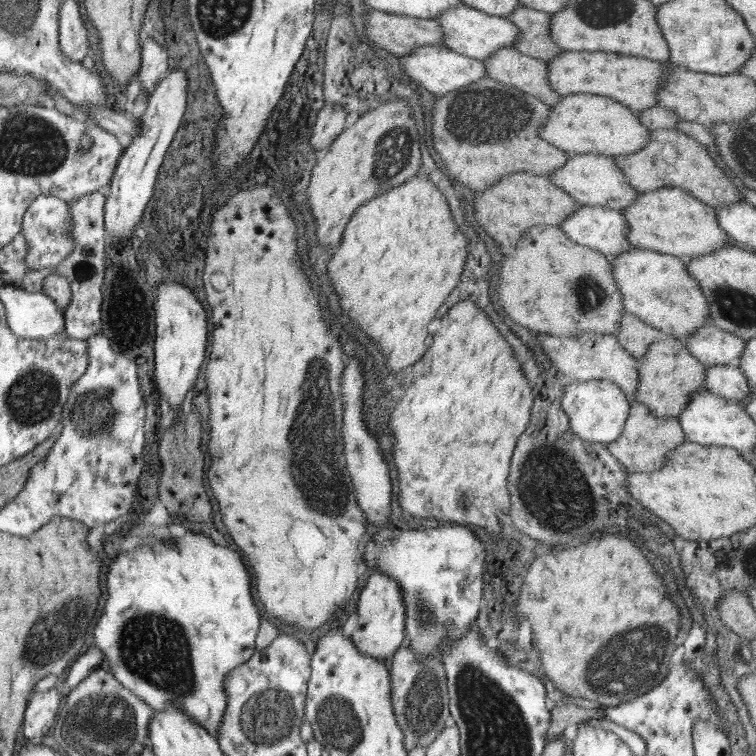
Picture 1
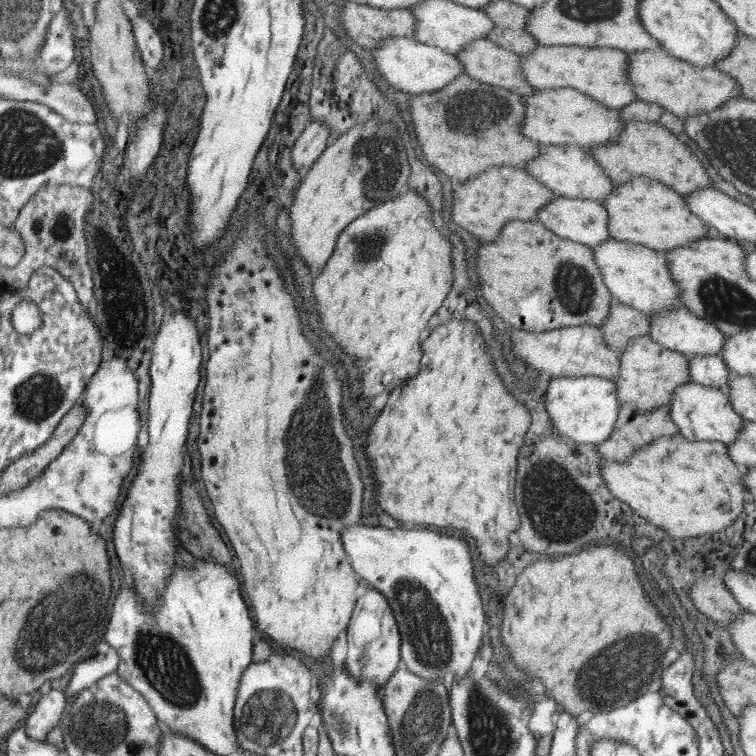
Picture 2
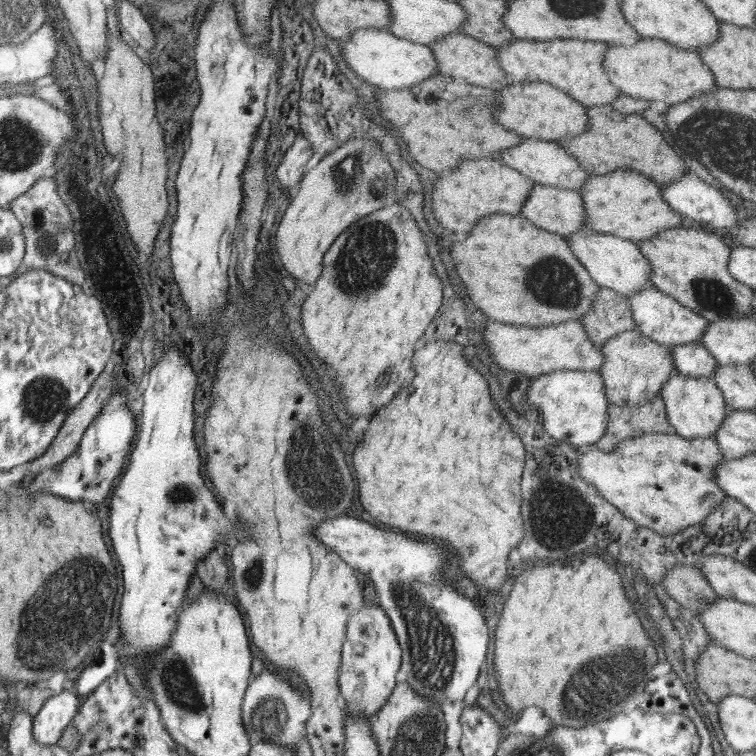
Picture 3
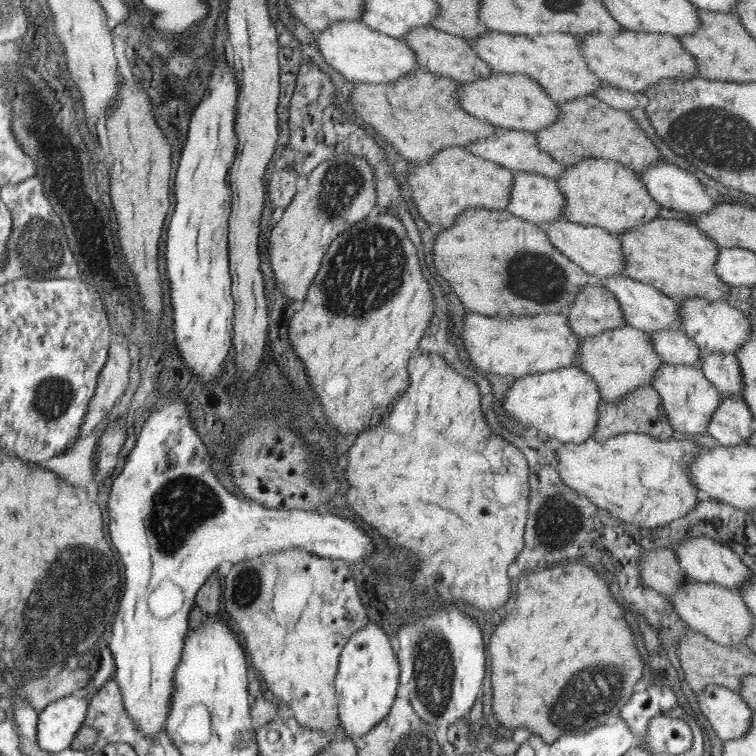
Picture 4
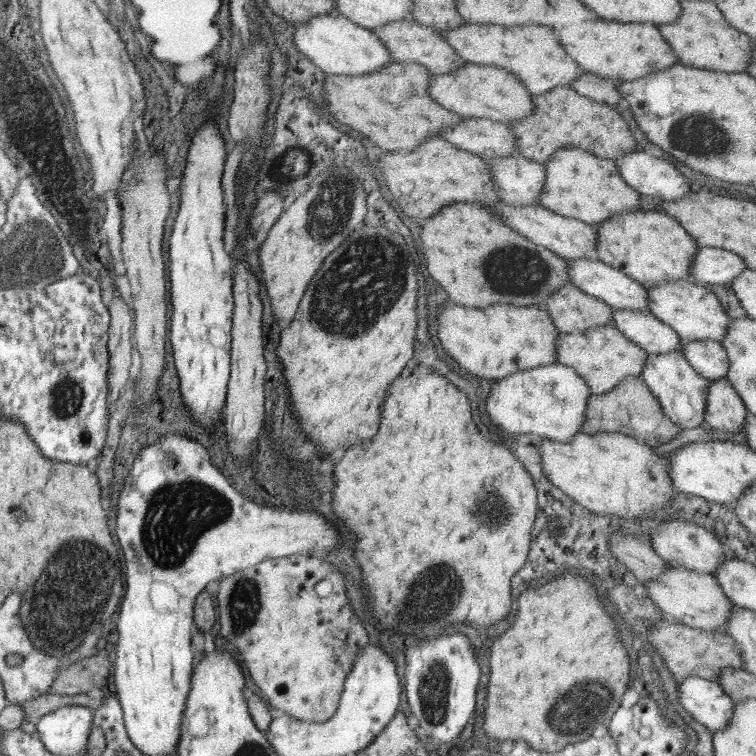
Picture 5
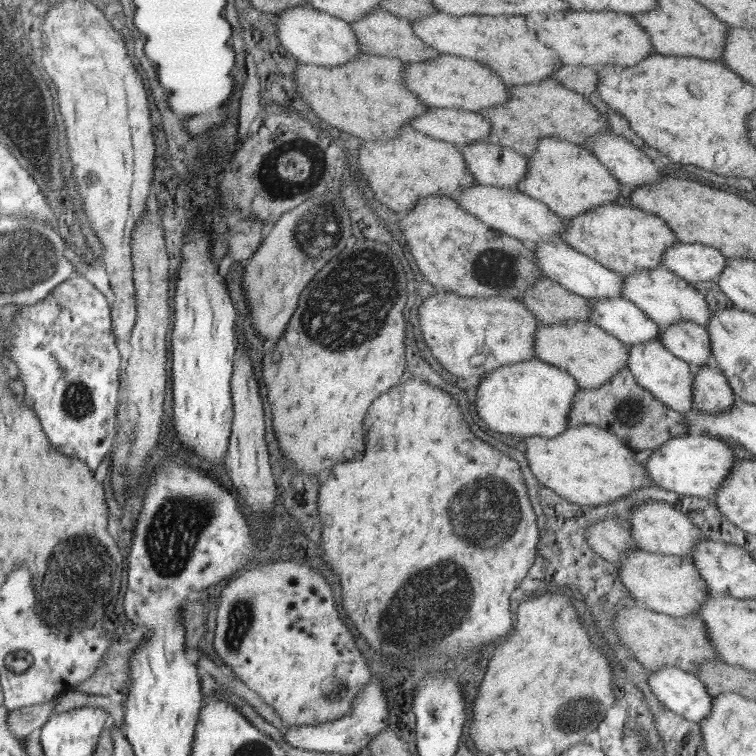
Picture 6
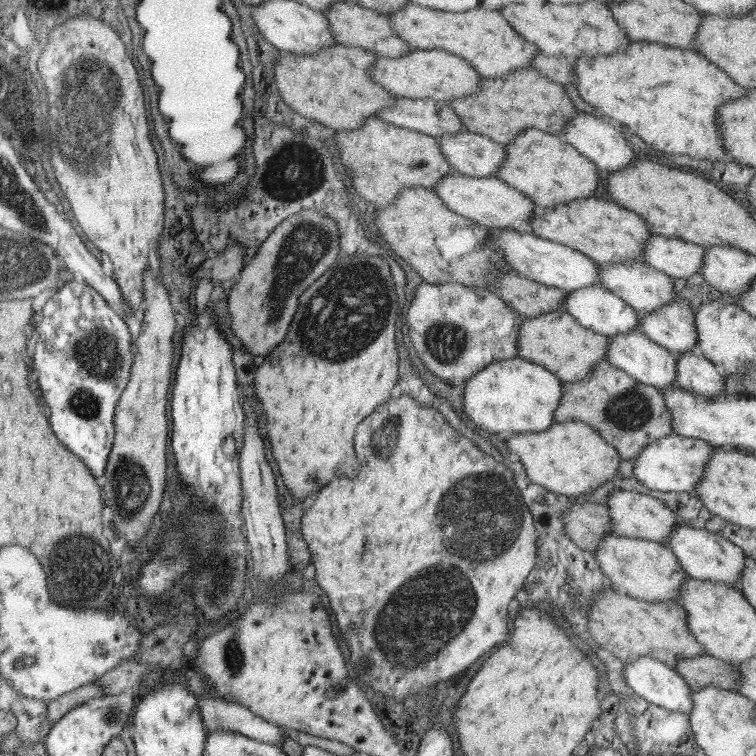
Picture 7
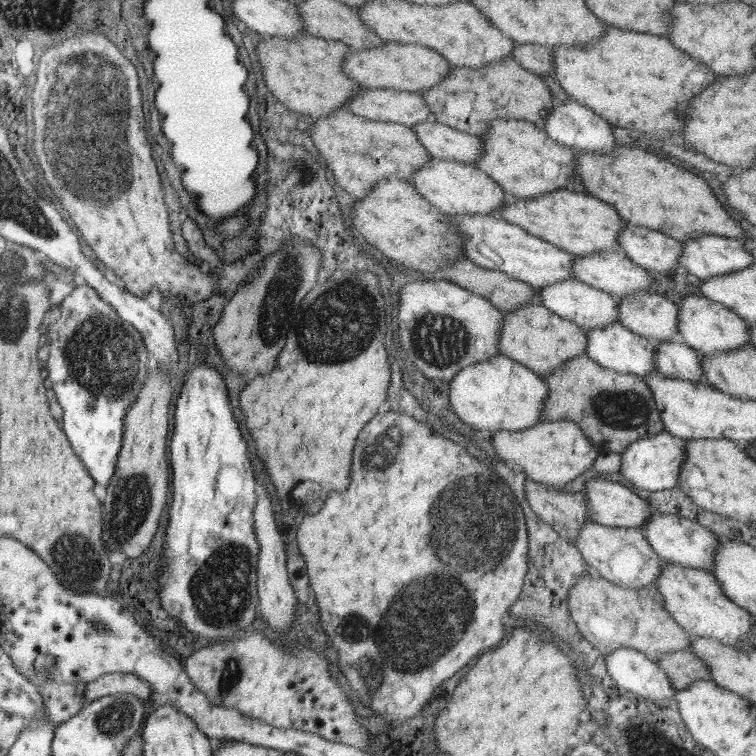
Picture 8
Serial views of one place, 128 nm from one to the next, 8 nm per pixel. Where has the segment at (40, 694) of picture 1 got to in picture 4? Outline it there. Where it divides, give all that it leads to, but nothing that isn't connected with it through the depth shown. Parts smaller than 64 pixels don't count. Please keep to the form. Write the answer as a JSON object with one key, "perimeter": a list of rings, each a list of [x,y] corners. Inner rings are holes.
{"perimeter":[[[70,695],[53,700],[39,714],[39,746],[52,754],[71,749],[70,742],[86,716],[84,699]]]}

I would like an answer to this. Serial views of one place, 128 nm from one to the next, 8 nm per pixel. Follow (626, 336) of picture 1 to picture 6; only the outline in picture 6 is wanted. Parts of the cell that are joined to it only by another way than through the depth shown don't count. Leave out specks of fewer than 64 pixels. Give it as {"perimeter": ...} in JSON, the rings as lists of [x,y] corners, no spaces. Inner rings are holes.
{"perimeter":[[[544,277],[536,280],[536,285],[520,297],[520,302],[526,305],[543,325],[556,325],[564,323],[564,321],[587,321],[593,307],[588,299],[577,296],[563,288],[558,282]]]}

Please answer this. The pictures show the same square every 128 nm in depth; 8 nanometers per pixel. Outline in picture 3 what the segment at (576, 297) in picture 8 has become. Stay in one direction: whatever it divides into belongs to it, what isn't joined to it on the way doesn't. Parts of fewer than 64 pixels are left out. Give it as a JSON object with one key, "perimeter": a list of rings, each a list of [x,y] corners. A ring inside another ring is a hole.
{"perimeter":[[[702,343],[670,346],[672,356],[675,358],[675,368],[682,375],[713,378],[718,360]]]}

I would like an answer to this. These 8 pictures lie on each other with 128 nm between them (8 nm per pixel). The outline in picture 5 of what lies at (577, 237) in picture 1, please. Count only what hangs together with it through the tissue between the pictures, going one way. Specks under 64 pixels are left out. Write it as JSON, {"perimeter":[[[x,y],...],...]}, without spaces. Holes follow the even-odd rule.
{"perimeter":[[[520,154],[488,160],[499,198],[510,206],[540,205],[546,166]]]}

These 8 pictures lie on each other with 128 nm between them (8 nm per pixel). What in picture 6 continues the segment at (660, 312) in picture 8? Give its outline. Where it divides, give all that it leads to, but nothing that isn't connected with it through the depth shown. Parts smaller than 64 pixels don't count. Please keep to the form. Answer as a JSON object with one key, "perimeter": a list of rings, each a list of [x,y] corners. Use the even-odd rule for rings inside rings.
{"perimeter":[[[680,321],[660,328],[660,342],[672,354],[684,359],[692,368],[714,365],[711,338],[704,327],[690,321]]]}

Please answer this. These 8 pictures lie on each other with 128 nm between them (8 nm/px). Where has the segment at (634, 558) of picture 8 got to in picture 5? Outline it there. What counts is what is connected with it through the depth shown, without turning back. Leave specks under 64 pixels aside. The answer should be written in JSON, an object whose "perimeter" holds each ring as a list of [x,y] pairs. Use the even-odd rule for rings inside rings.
{"perimeter":[[[669,565],[663,574],[653,580],[642,582],[648,596],[658,605],[667,618],[700,630],[725,631],[735,604],[723,593],[722,587],[712,574],[696,572]]]}

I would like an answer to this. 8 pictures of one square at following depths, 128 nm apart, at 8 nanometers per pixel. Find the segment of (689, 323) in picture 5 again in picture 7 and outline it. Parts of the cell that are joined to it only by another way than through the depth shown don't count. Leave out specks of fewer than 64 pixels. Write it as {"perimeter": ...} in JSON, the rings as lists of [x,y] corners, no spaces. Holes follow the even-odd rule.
{"perimeter":[[[644,260],[629,261],[628,263],[614,263],[612,265],[598,265],[600,274],[599,285],[631,304],[639,313],[652,312],[664,305],[674,302],[674,280],[663,271],[656,270],[646,264]]]}

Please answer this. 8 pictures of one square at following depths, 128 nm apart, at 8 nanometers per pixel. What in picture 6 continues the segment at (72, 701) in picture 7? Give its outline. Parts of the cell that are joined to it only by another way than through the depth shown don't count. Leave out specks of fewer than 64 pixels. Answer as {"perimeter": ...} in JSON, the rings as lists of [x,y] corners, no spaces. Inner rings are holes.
{"perimeter":[[[48,700],[42,704],[35,704],[7,712],[7,725],[16,739],[26,739],[33,730],[42,725],[55,714],[56,702]]]}

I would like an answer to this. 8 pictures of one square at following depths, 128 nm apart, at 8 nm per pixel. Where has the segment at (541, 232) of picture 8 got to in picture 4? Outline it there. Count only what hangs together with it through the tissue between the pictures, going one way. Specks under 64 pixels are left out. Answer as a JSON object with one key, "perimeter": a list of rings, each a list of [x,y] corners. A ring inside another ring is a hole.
{"perimeter":[[[657,218],[655,221],[627,230],[624,234],[620,234],[619,238],[623,245],[624,258],[626,258],[624,275],[630,279],[654,286],[674,300],[684,299],[684,297],[688,299],[698,297],[708,302],[728,299],[731,286],[724,284],[722,279],[716,278],[715,272],[720,247],[696,225],[690,224],[687,220]]]}

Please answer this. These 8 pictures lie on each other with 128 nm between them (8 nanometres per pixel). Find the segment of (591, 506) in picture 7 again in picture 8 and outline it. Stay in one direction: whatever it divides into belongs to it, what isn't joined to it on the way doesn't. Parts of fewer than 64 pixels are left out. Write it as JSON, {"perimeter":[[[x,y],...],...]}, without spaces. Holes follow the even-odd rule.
{"perimeter":[[[532,479],[527,481],[527,501],[530,508],[539,514],[544,522],[551,524],[559,535],[567,540],[574,542],[579,533],[579,528],[587,522],[589,516],[589,502],[582,492],[566,493],[560,491],[558,486],[534,482]]]}

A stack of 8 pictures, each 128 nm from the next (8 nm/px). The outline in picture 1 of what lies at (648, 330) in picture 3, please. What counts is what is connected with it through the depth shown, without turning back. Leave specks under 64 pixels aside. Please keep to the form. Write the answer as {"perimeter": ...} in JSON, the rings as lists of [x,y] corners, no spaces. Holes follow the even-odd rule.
{"perimeter":[[[714,325],[700,327],[682,341],[700,362],[709,366],[738,366],[745,340]]]}

